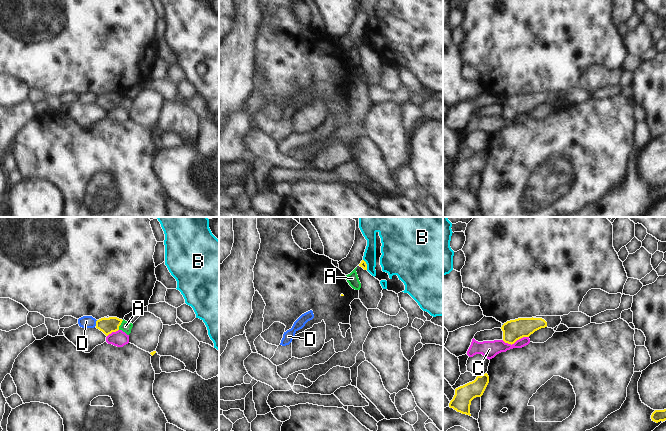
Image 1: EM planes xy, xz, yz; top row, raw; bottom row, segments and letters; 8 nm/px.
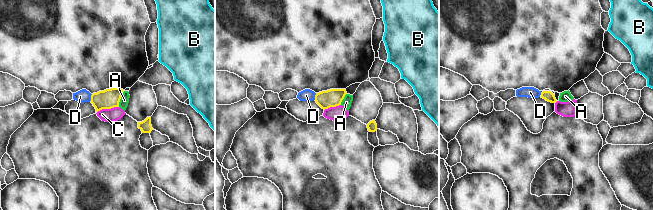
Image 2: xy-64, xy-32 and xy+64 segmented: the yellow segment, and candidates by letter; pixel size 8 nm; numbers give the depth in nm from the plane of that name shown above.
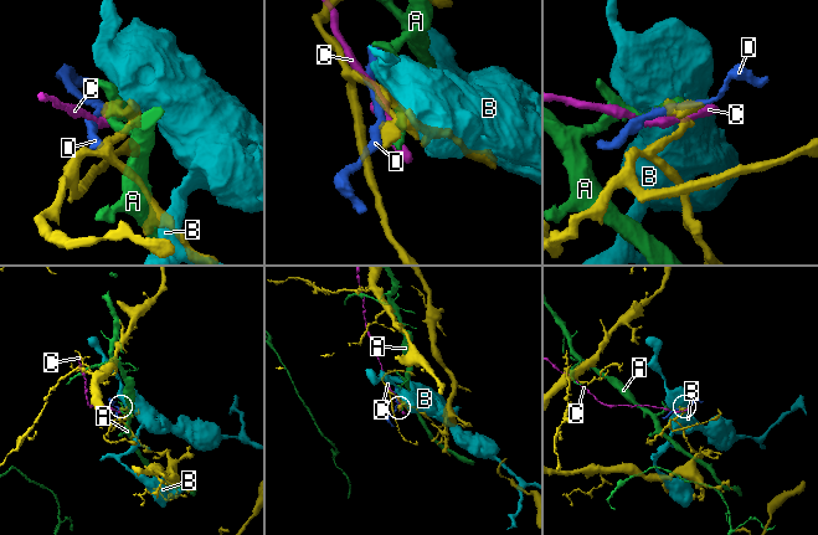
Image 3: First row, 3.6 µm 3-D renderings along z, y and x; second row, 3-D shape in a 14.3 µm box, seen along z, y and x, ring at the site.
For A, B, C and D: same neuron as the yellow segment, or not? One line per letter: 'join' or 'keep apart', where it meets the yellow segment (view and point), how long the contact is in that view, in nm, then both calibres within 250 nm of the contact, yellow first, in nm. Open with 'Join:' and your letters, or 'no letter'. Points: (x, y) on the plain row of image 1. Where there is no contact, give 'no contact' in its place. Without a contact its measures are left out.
Join: no letter
A: keep apart; meets yellow in xy at (120, 100); contact 90 nm long; 130 nm thick on the yellow side, 90 nm on the other
B: keep apart; meets yellow in xz at (366, 40); contact 90 nm long; 50 nm thick on the yellow side, 260 nm on the other
C: keep apart; meets yellow in yz at (515, 117); contact 220 nm long; 170 nm thick on the yellow side, 140 nm on the other
D: keep apart; meets yellow in xy at (96, 99); contact 50 nm long; 130 nm thick on the yellow side, 100 nm on the other

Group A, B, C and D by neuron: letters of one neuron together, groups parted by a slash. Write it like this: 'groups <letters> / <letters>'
groups A / B / C / D

